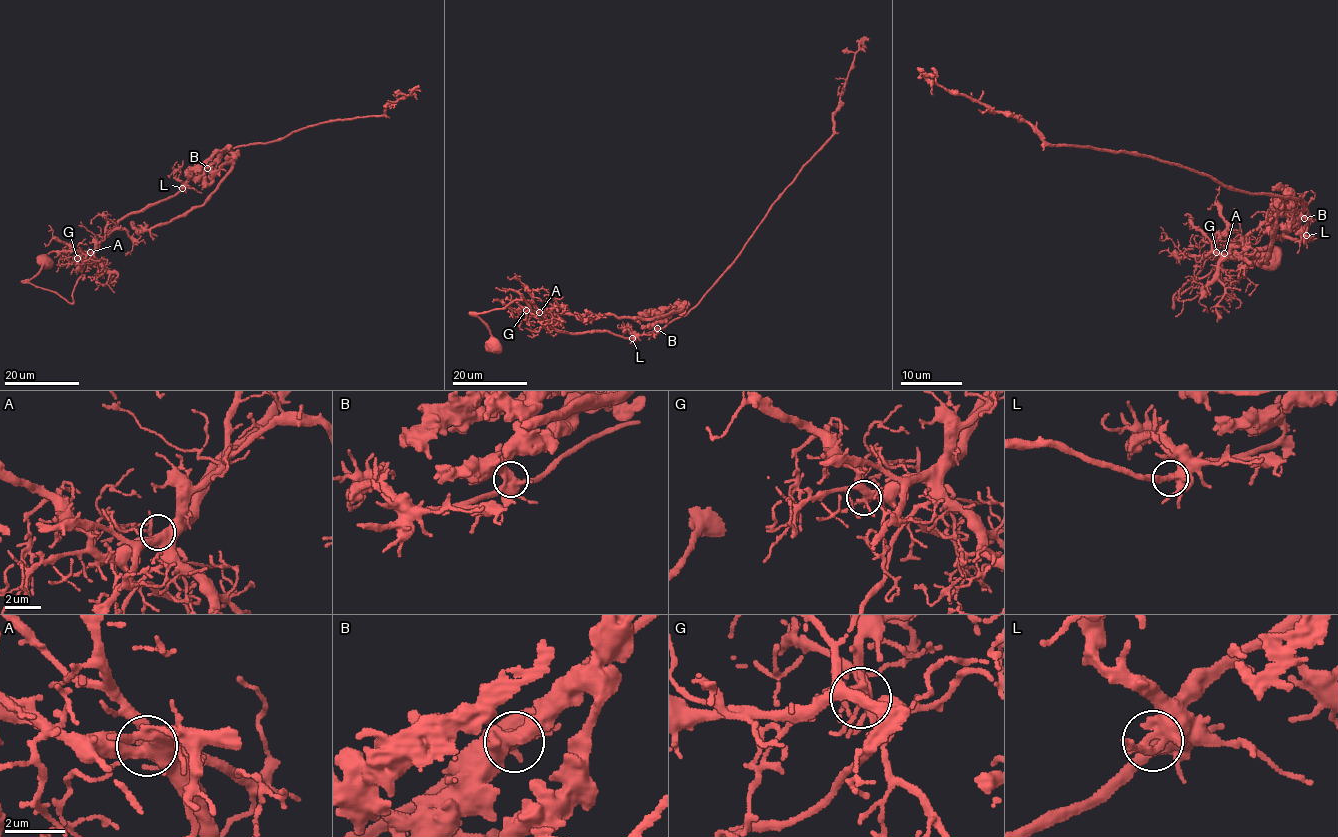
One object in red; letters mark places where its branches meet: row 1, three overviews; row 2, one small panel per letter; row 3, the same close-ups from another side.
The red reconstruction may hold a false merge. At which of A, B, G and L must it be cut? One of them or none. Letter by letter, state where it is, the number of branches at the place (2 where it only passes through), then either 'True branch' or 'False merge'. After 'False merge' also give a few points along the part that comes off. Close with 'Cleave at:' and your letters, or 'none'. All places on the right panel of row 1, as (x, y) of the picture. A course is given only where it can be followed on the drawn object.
A: Place: (1224, 253). Branches: 5. True branch
B: Place: (1304, 218). Branches: 6. False merge. Course of the part to remove: (1303, 217), (1287, 194), (1268, 261), (1266, 258), (1257, 262), (1244, 260), (1241, 252), (1250, 238)
G: Place: (1216, 252). Branches: 7. True branch
L: Place: (1306, 235). Branches: 6. True branch
Cleave at: B

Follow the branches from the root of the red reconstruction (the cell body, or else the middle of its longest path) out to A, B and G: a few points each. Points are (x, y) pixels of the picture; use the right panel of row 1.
A: (1264, 256), (1210, 257), (1193, 285), (1179, 295), (1173, 307), (1176, 290), (1206, 275), (1224, 253)
B: (1264, 256), (1210, 257), (1173, 307), (1176, 290), (1223, 261), (1245, 257), (1281, 237), (1301, 240), (1303, 217)
G: (1264, 256), (1210, 257), (1173, 307), (1176, 290), (1203, 277), (1224, 257), (1216, 252)

